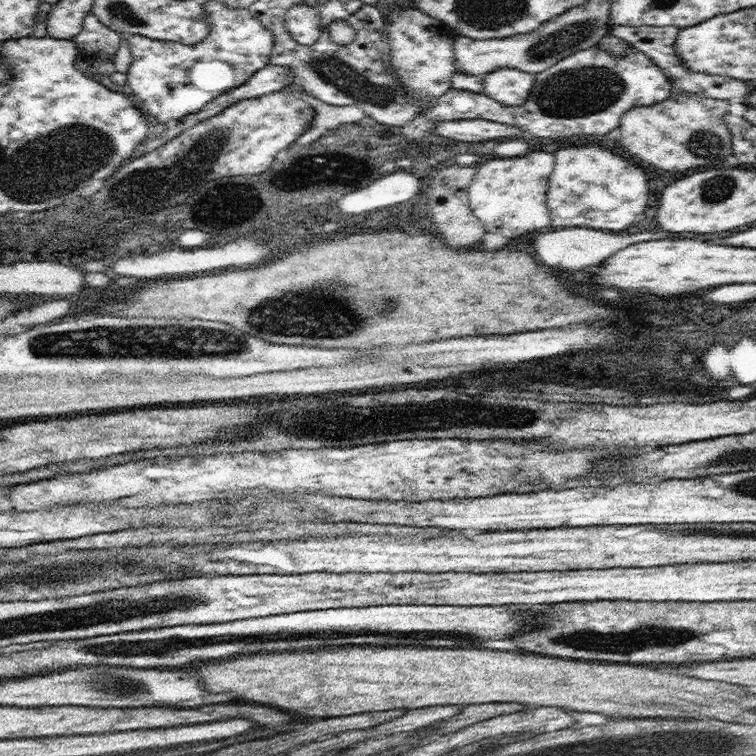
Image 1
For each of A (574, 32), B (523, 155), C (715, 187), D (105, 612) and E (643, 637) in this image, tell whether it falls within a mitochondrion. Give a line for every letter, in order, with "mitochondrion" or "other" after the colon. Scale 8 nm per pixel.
A: mitochondrion
B: other
C: mitochondrion
D: mitochondrion
E: mitochondrion

